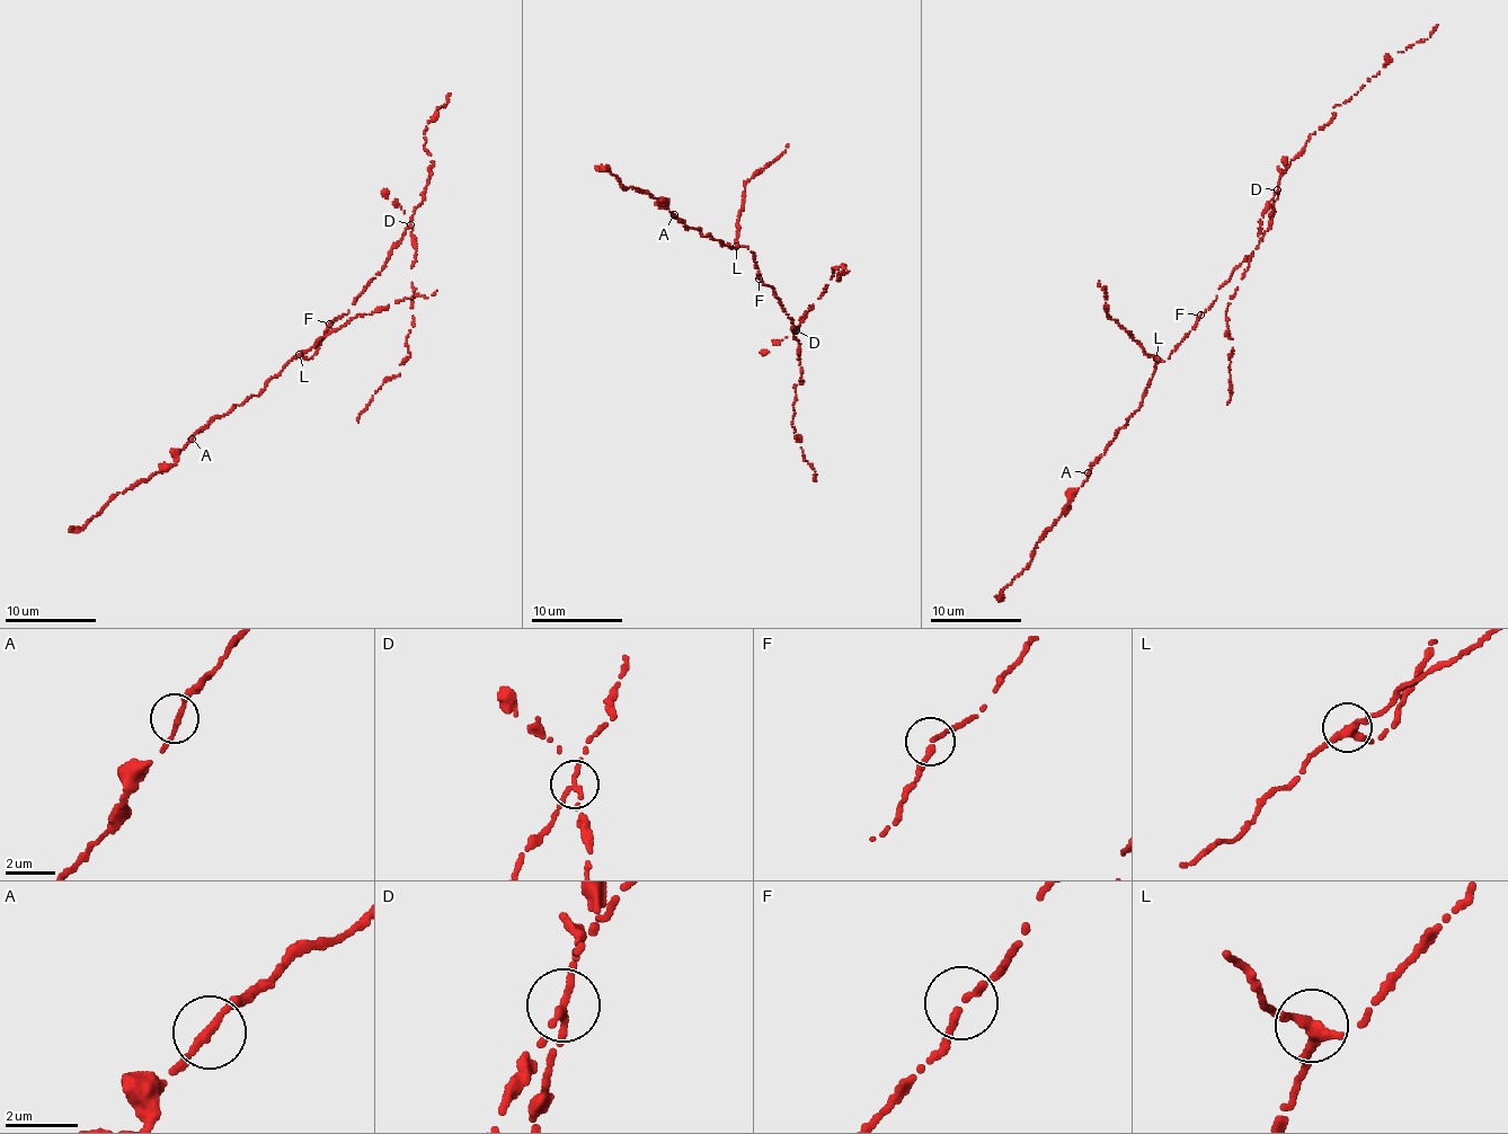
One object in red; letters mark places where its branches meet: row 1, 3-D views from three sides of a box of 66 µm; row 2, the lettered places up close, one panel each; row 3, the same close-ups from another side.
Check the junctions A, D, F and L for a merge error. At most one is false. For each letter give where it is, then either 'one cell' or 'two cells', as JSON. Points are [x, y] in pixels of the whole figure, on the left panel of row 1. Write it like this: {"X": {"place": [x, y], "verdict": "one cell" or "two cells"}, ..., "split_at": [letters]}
{"A": {"place": [192, 439], "verdict": "one cell"}, "D": {"place": [410, 224], "verdict": "two cells"}, "F": {"place": [329, 324], "verdict": "one cell"}, "L": {"place": [299, 354], "verdict": "one cell"}, "split_at": ["D"]}

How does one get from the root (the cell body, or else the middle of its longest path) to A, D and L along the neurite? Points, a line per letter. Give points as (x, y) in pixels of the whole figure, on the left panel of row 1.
A: (331, 324), (310, 359), (293, 359), (257, 396), (233, 405), (225, 414), (215, 415), (192, 439)
D: (331, 324), (348, 312), (382, 271), (391, 247), (410, 224)
L: (331, 324), (310, 359), (299, 354)

